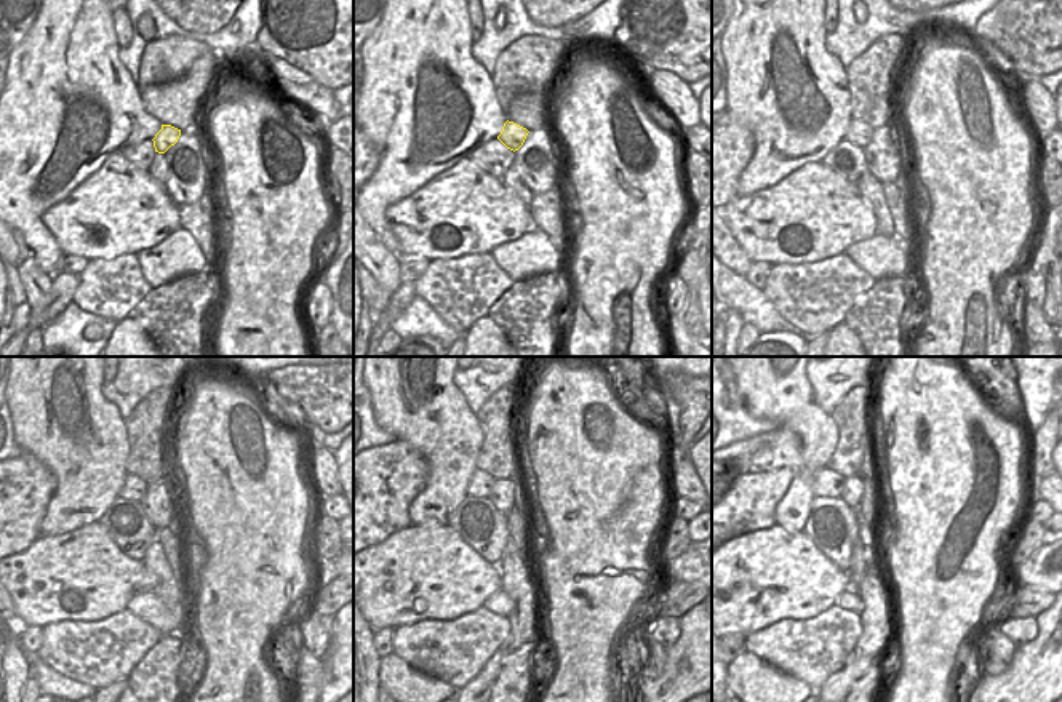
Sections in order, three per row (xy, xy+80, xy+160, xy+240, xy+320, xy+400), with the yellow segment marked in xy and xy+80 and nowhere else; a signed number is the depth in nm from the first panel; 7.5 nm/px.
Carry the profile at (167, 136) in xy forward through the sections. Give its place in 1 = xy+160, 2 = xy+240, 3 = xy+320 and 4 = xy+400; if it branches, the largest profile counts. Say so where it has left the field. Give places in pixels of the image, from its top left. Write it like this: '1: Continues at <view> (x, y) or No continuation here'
1: Continues at xy+160 (859, 133)
2: Continues at xy+240 (135, 488)
3: Continues at xy+320 (480, 485)
4: Continues at xy+400 (826, 482).

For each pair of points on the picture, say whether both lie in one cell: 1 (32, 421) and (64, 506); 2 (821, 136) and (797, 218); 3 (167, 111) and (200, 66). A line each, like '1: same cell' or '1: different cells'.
1: same cell
2: different cells
3: same cell

